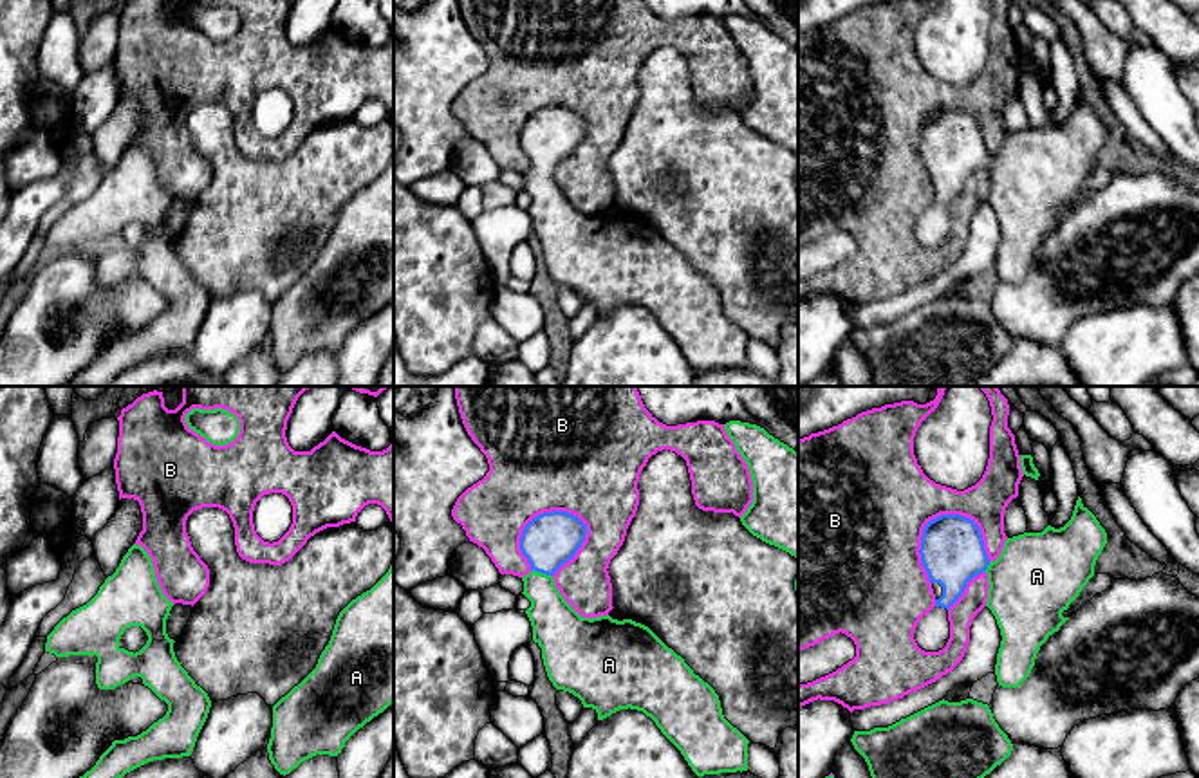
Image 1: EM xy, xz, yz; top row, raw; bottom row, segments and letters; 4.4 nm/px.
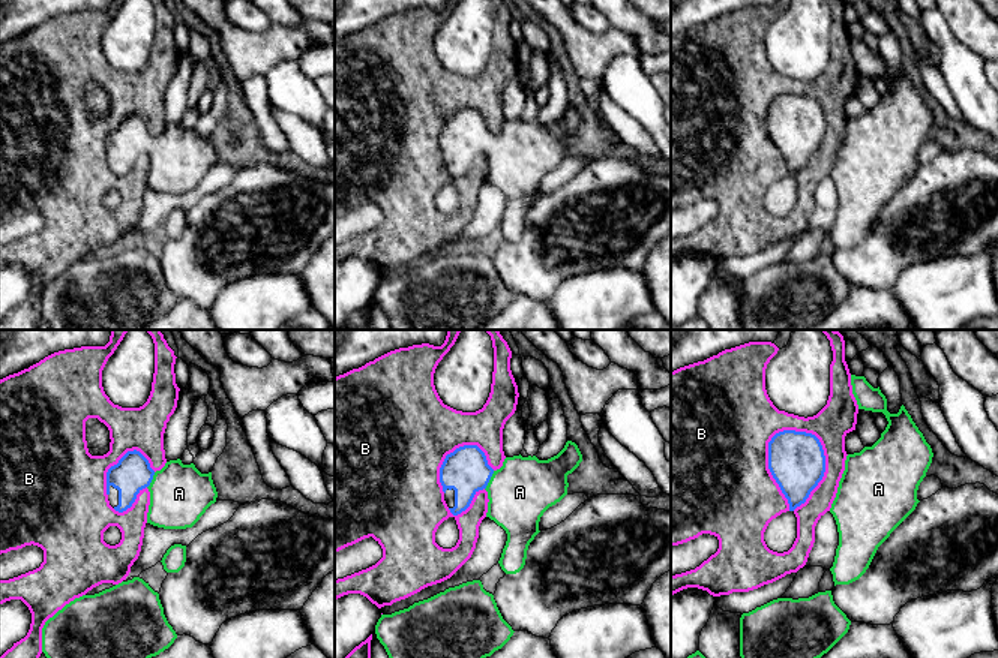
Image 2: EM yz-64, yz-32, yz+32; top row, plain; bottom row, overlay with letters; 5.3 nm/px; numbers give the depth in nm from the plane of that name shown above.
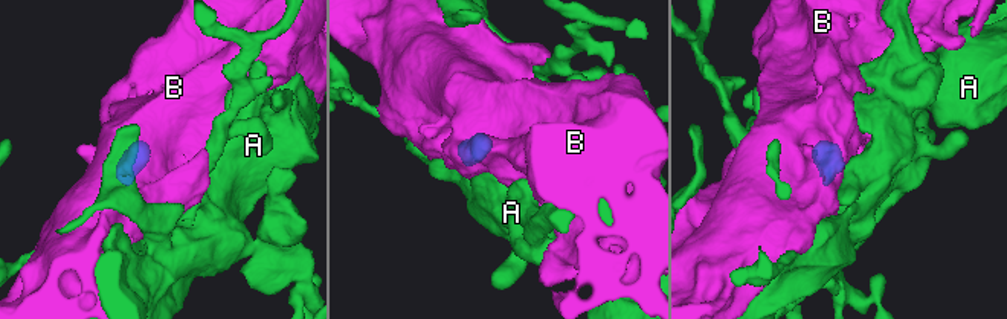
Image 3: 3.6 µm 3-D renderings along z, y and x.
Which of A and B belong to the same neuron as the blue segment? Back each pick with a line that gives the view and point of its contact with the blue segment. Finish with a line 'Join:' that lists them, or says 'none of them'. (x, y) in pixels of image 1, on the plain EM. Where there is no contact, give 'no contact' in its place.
A: meets blue in xz at (542, 168)
Join: A

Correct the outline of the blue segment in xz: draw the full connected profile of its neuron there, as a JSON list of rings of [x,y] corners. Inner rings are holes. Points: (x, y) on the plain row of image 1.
[[[565,107],[534,112],[520,132],[520,146],[531,161],[531,168],[522,173],[522,190],[531,197],[525,209],[533,222],[533,236],[542,244],[544,262],[553,282],[578,292],[583,303],[592,303],[598,309],[598,316],[619,305],[643,307],[681,347],[697,372],[748,366],[749,336],[724,314],[715,285],[695,271],[681,251],[668,244],[648,222],[632,215],[618,217],[610,211],[581,213],[560,190],[553,171],[563,159],[574,153],[585,132],[587,121]]]

